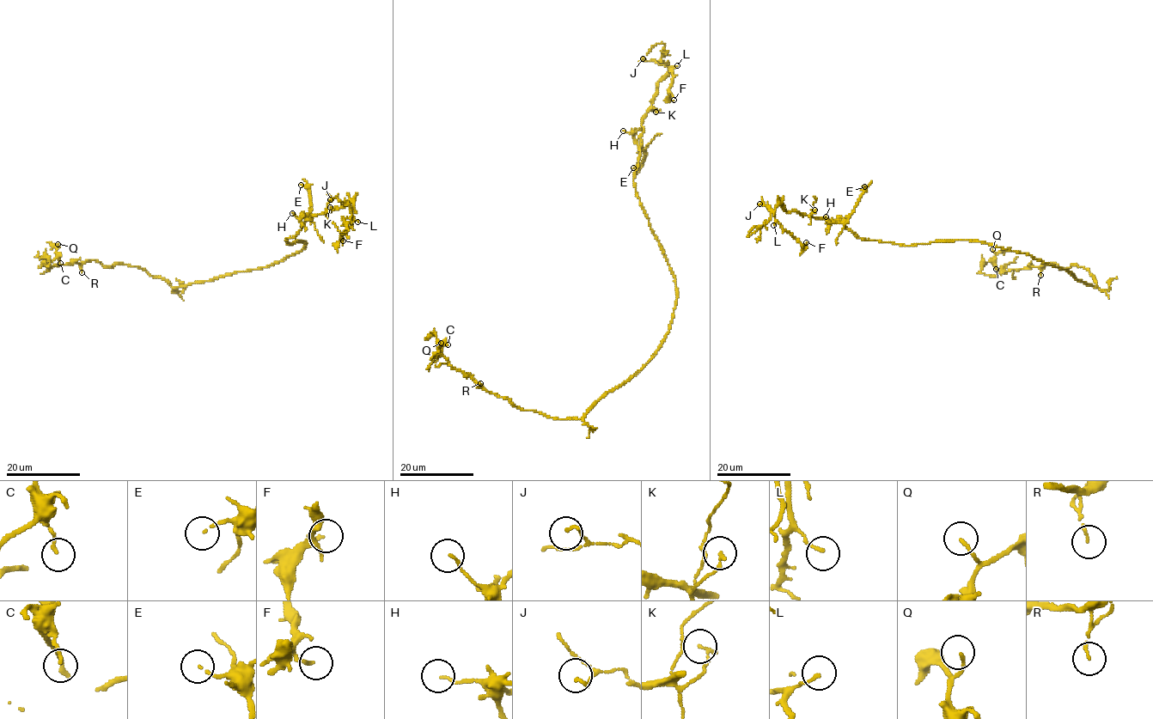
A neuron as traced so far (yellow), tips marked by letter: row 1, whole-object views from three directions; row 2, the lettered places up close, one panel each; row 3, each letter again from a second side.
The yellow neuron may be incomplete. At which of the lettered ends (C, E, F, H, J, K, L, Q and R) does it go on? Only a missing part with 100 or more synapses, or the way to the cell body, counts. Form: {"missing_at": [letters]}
{"missing_at": []}

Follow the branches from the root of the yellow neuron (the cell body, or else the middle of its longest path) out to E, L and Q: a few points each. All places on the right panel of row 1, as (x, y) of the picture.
E: (1021, 252), (969, 240), (936, 240), (899, 245), (857, 238), (845, 226), (844, 219), (854, 210), (864, 186)
L: (1021, 252), (969, 240), (901, 245), (863, 240), (843, 223), (786, 211), (779, 204), (775, 208), (773, 225)
Q: (1021, 252), (1096, 285), (1089, 271), (1076, 265), (1062, 269), (1052, 262), (1000, 272), (994, 263), (992, 249)

